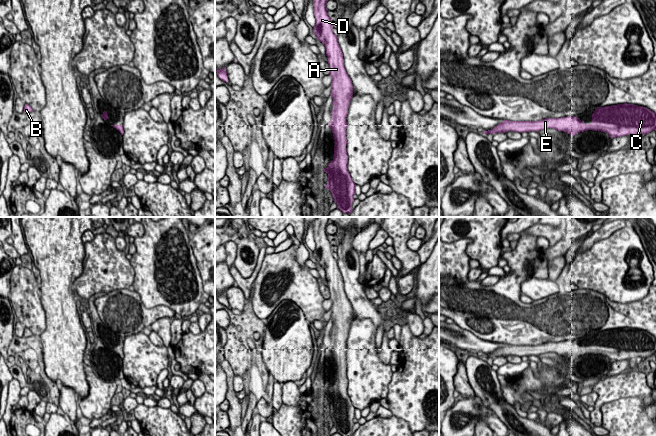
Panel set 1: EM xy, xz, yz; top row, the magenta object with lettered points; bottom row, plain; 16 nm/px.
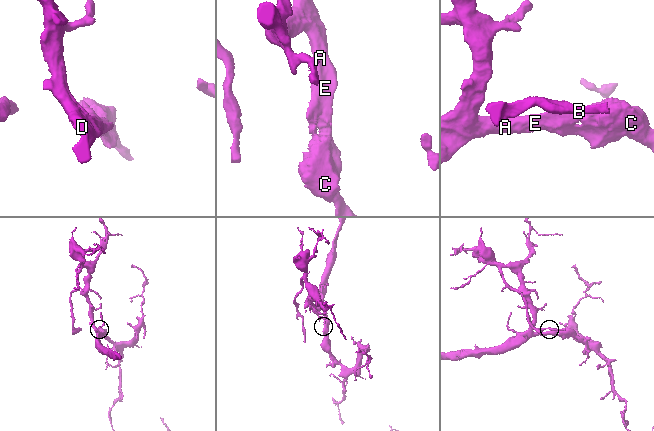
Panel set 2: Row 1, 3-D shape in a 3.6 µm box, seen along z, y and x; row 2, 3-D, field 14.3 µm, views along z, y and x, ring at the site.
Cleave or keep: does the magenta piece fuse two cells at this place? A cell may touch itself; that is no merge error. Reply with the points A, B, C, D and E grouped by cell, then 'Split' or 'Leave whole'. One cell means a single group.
Groups: A B C D E. Leave whole

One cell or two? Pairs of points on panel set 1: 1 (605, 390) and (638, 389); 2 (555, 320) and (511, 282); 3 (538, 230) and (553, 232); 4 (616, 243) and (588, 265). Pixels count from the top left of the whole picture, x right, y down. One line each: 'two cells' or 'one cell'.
1: one cell
2: one cell
3: one cell
4: one cell

